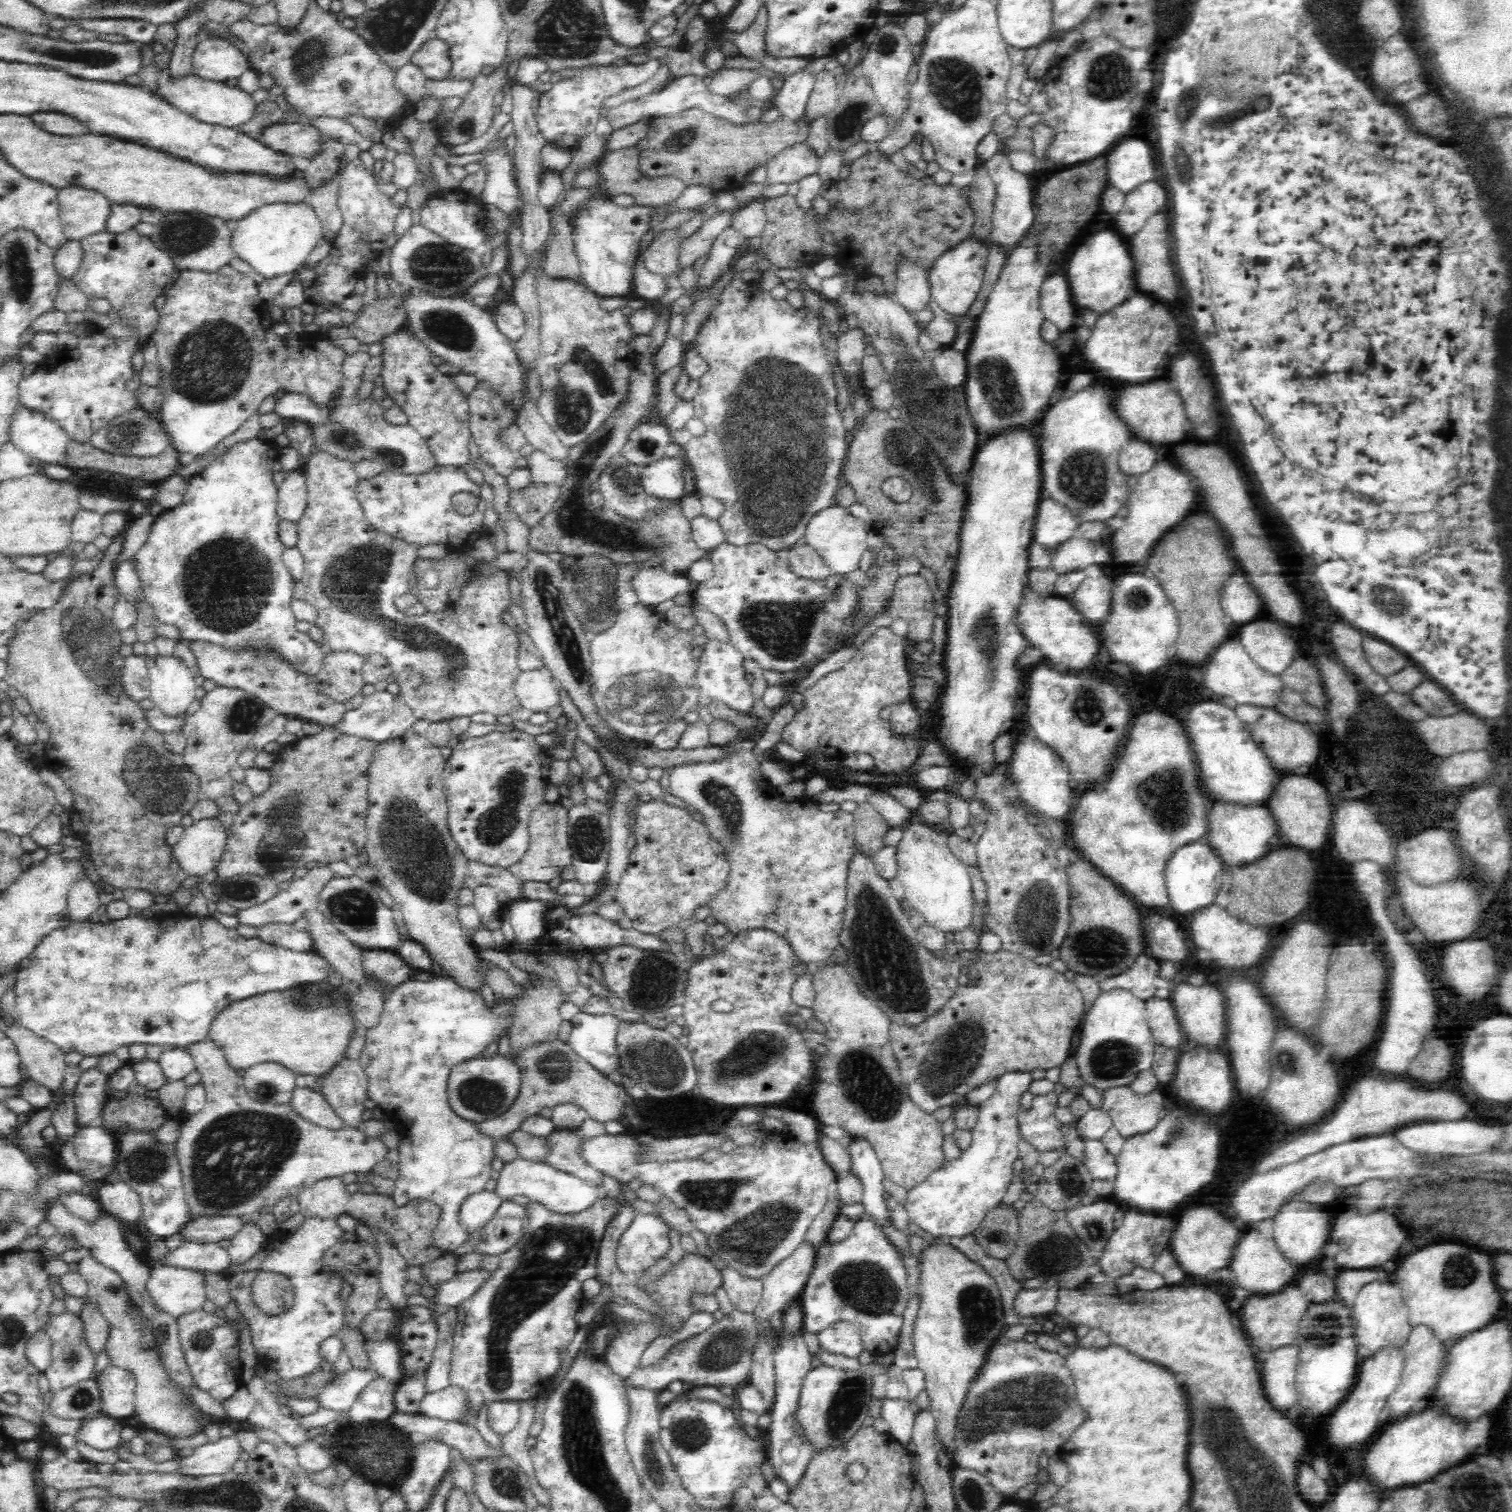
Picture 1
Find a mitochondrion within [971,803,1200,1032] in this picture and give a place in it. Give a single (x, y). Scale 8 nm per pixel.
(1035, 913)

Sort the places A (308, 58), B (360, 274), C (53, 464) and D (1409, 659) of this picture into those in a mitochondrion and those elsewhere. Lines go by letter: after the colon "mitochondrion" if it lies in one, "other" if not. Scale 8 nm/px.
A: mitochondrion
B: other
C: other
D: other

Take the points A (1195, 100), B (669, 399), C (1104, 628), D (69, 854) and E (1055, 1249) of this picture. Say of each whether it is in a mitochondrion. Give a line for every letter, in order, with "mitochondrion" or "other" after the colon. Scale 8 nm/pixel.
A: mitochondrion
B: other
C: other
D: other
E: mitochondrion

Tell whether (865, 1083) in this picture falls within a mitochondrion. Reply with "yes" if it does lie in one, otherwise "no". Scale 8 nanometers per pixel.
yes

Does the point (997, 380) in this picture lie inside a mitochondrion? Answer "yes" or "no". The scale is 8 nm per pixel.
yes

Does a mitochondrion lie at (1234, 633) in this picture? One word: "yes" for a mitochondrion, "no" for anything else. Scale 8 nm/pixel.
no

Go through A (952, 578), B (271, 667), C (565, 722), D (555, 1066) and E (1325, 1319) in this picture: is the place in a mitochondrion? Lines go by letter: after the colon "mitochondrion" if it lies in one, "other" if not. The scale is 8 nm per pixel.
A: other
B: mitochondrion
C: other
D: mitochondrion
E: other

